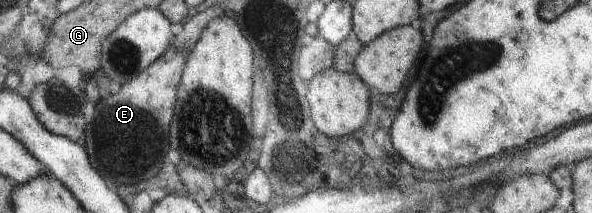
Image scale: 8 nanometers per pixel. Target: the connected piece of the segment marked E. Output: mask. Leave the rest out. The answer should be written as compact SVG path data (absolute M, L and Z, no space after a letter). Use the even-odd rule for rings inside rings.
M170 44L153 64L120 85L113 94L103 96L93 105L91 122L85 126L84 136L80 142L87 153L89 164L113 187L153 178L166 161L165 154L169 152L169 123L173 116L177 83L187 55L188 52L185 50L175 50Z

